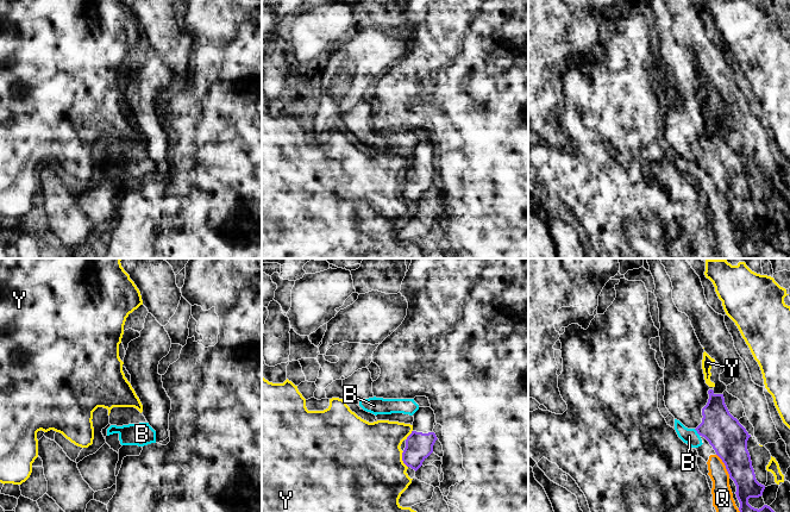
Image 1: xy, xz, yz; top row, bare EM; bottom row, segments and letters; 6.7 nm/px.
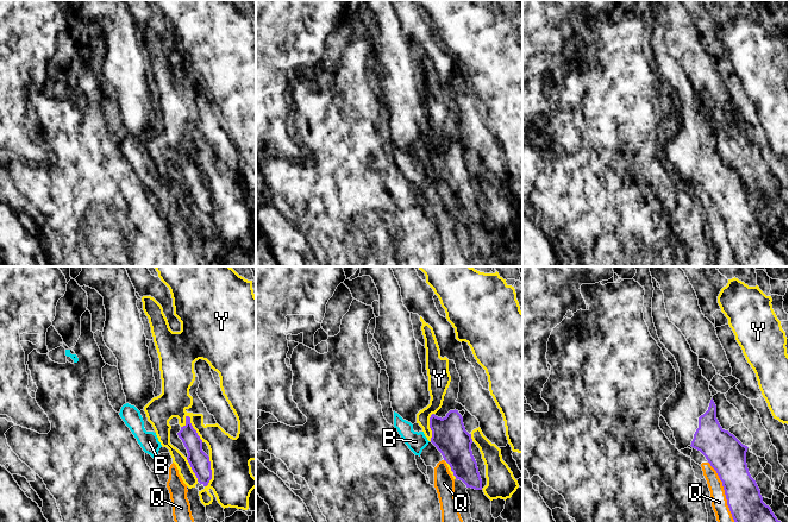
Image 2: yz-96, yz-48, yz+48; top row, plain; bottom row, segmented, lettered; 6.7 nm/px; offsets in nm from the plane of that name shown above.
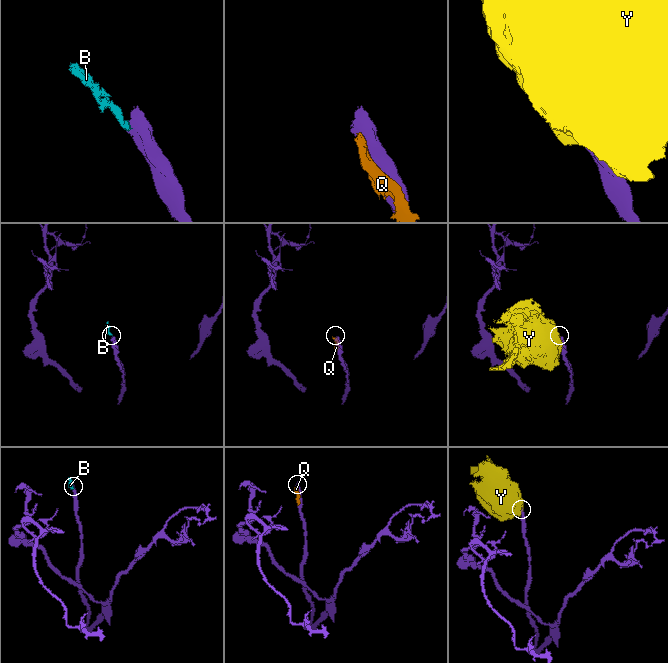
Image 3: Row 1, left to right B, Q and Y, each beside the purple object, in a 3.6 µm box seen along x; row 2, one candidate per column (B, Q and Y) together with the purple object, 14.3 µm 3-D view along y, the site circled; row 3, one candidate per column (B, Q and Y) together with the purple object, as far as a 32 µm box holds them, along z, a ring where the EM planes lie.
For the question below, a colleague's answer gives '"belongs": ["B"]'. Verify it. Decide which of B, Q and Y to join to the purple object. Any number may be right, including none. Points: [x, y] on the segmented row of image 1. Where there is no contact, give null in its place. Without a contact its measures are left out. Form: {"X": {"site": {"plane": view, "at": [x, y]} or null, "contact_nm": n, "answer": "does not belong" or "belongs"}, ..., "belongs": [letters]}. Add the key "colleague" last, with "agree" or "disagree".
{"B": {"site": {"plane": "yz", "at": [697, 432]}, "contact_nm": 60, "answer": "does not belong"}, "Q": {"site": {"plane": "yz", "at": [725, 464]}, "contact_nm": 180, "answer": "does not belong"}, "Y": {"site": {"plane": "xz", "at": [402, 460]}, "contact_nm": 120, "answer": "does not belong"}, "belongs": [], "colleague": "disagree"}

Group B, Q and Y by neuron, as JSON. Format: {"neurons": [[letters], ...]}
{"neurons": [["B", "Q"], ["Y"]]}

